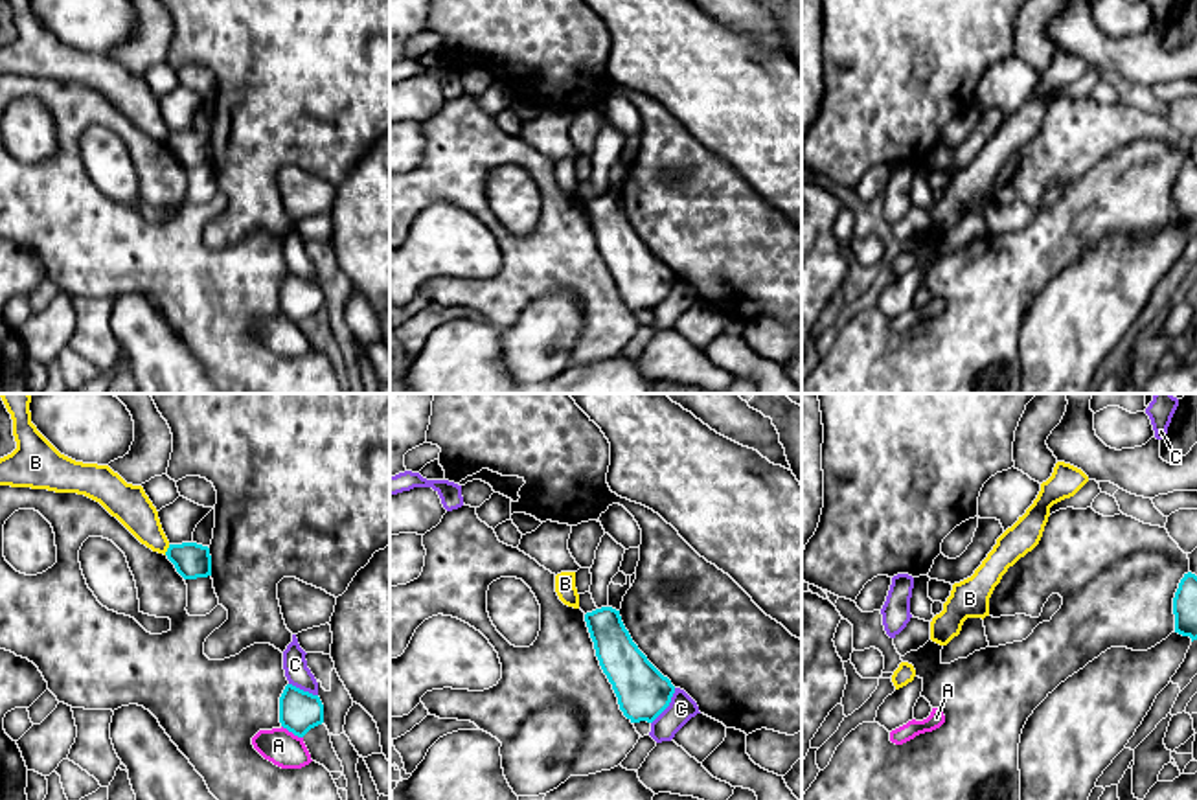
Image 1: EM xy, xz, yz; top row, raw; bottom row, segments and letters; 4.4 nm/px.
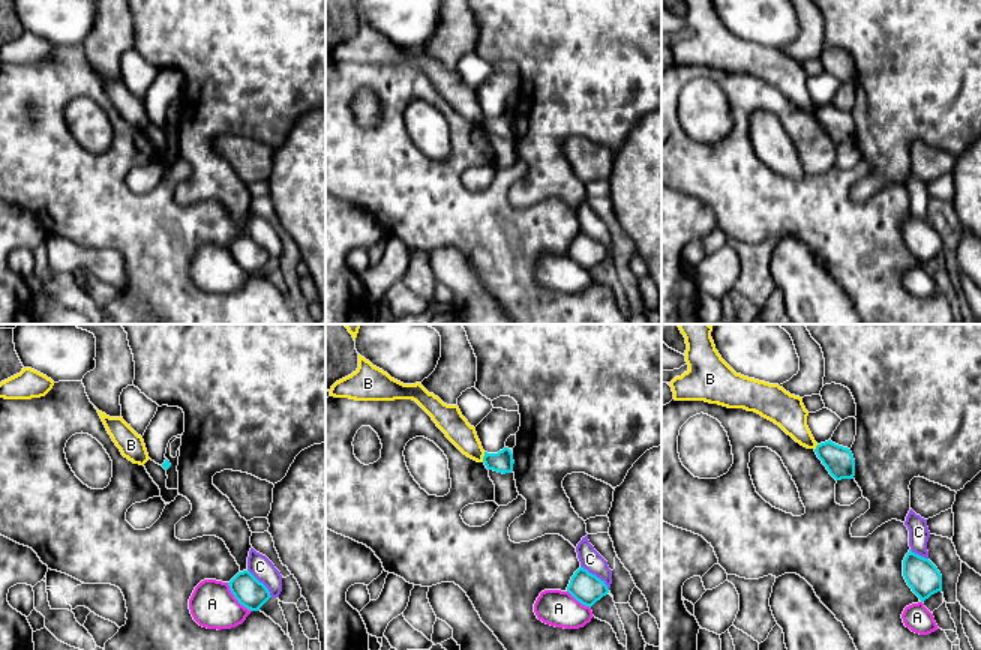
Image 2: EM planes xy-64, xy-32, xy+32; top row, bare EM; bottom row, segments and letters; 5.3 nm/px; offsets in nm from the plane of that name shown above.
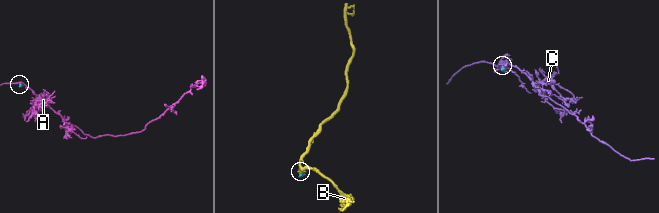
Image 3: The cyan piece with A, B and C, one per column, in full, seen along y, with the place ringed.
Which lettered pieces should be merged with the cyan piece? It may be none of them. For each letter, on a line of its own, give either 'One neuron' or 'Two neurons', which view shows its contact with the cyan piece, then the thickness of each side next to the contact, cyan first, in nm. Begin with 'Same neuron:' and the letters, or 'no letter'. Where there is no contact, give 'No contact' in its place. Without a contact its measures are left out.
Same neuron: no letter
A: Two neurons. Touches cyan in xy. Thickness 180 nm (cyan) against 160 nm
B: Two neurons. Touches cyan in xy. Thickness 150 nm (cyan) against 170 nm
C: Two neurons. Touches cyan in xz. Thickness 220 nm (cyan) against 120 nm

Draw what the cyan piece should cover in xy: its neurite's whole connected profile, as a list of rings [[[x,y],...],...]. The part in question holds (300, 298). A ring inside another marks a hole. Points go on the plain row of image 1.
[[[287,272],[279,285],[279,311],[298,326],[324,311],[324,292],[318,283]]]

